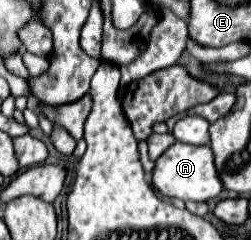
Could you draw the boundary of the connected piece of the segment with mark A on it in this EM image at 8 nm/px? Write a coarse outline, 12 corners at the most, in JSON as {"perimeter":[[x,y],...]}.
{"perimeter":[[175,141],[155,161],[165,197],[209,201],[223,191],[211,147]]}

